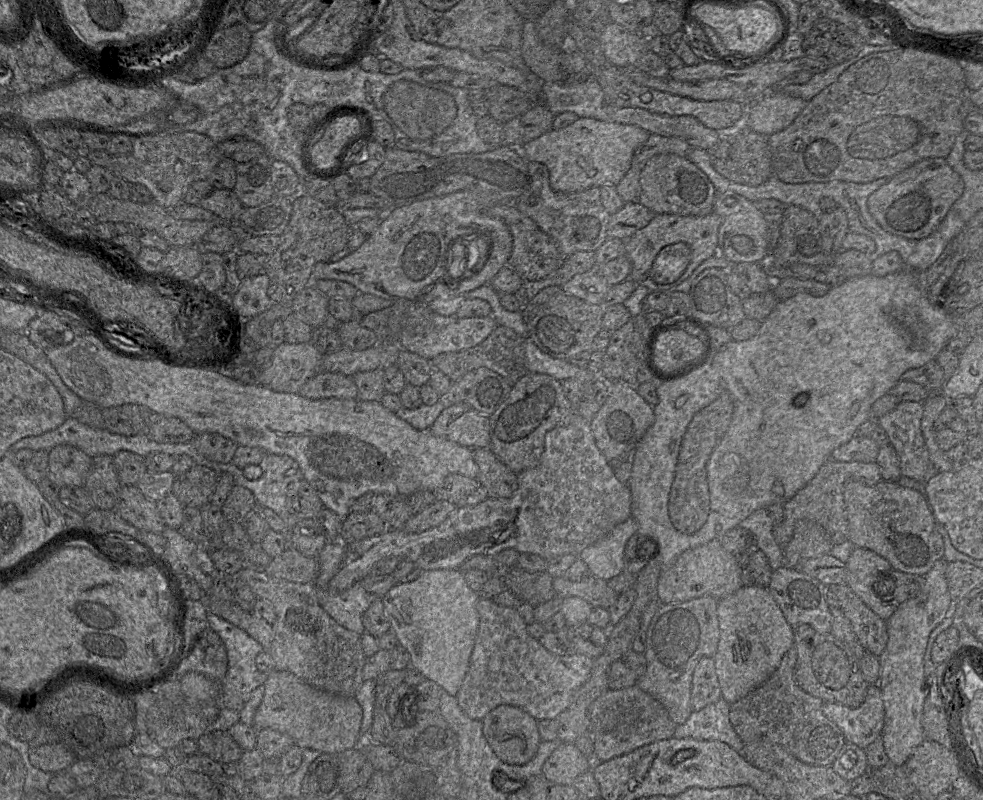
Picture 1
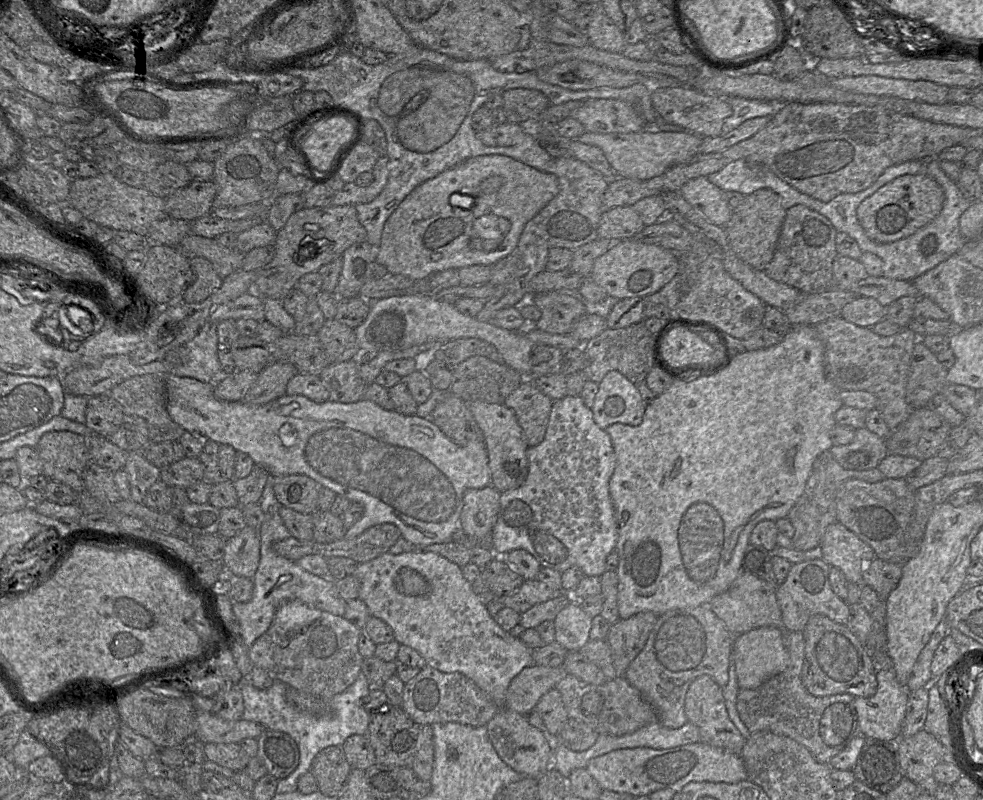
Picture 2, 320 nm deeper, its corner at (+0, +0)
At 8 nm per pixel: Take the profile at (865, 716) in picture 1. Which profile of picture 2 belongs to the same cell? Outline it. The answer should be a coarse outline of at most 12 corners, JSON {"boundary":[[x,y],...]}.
{"boundary":[[877,668],[877,691],[855,697],[859,733],[896,742],[909,691],[892,668]]}

